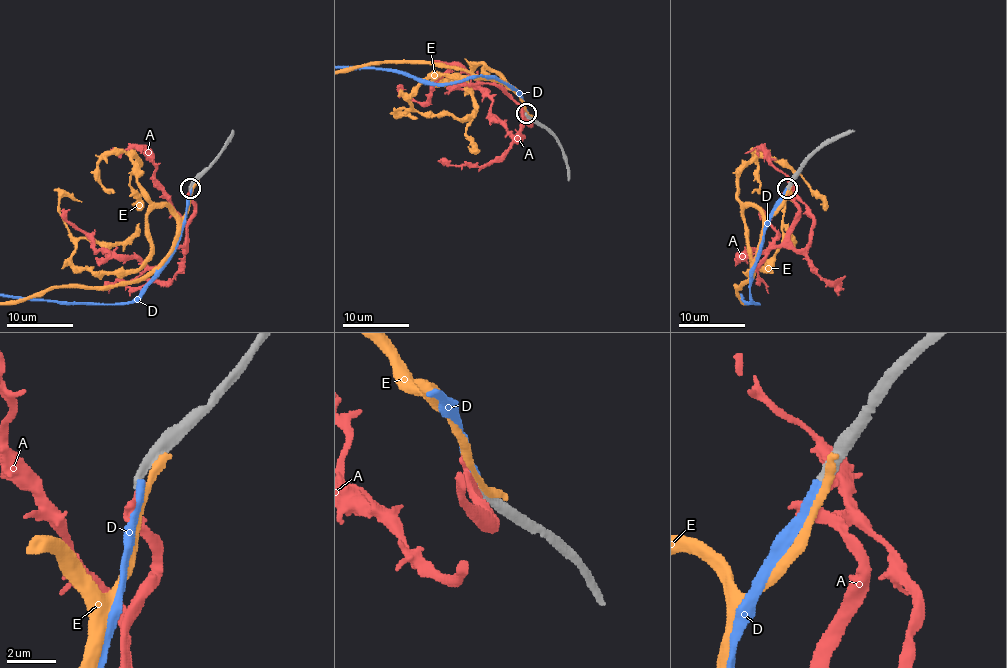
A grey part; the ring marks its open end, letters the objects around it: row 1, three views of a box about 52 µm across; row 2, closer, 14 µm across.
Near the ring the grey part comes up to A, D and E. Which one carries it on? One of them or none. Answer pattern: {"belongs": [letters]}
{"belongs": []}

